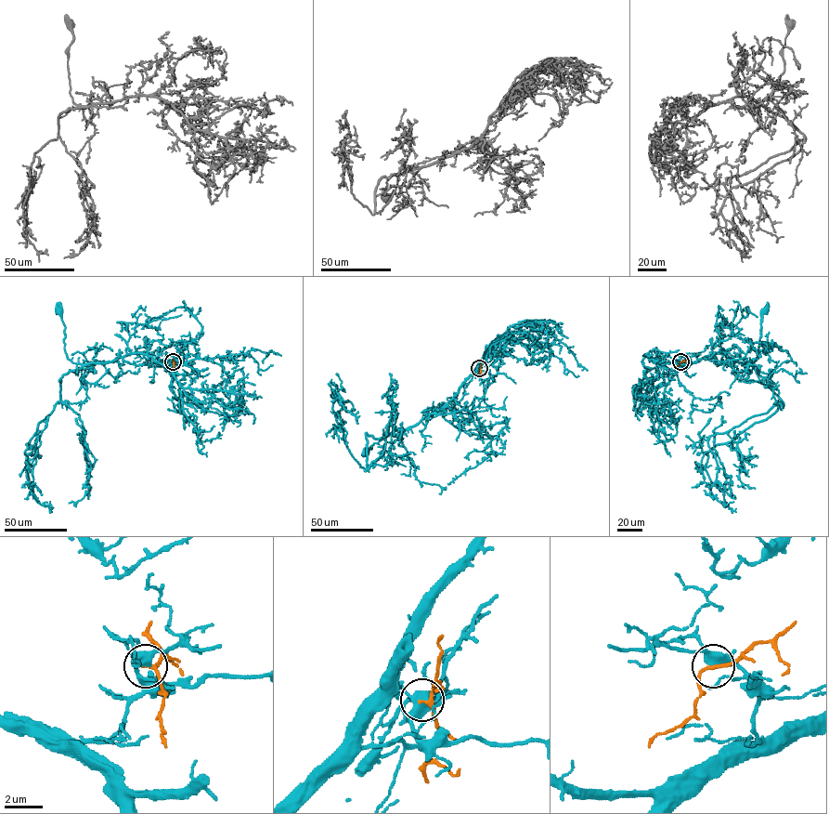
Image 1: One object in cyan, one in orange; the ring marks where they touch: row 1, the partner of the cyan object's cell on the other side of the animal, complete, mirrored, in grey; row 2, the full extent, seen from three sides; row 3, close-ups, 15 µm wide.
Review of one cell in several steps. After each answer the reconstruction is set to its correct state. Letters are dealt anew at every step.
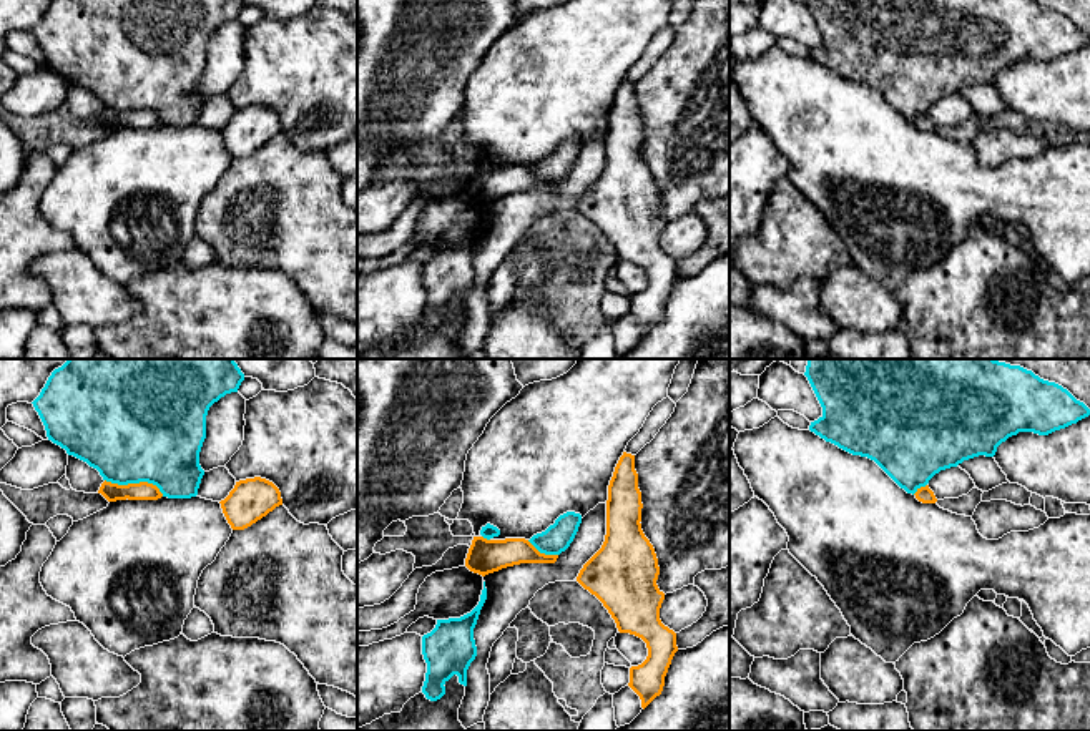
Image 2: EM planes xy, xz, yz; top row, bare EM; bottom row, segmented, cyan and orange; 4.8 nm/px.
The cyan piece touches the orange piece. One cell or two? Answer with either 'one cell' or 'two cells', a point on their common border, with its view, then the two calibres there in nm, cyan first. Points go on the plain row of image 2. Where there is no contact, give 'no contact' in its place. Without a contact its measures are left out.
two cells | xy (135, 110) | 500/90 nm

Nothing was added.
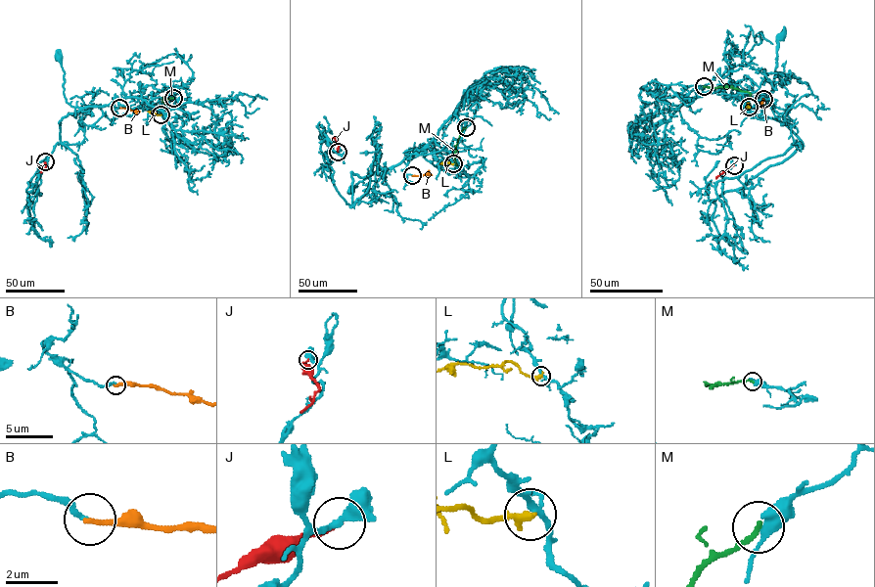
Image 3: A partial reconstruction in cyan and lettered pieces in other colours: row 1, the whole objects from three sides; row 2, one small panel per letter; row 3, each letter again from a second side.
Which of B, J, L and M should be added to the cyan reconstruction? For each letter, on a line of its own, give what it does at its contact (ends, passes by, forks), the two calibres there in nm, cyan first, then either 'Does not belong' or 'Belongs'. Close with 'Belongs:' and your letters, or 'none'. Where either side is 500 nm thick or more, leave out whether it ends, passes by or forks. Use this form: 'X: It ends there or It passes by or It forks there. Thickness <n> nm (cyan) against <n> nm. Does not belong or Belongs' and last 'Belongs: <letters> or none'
B: It ends there. Thickness 160 nm (cyan) against 240 nm. Does not belong
J: It ends there. Thickness 380 nm (cyan) against 140 nm. Does not belong
L: It ends there. Thickness 220 nm (cyan) against 320 nm. Does not belong
M: It ends there. Thickness 400 nm (cyan) against 190 nm. Does not belong
Belongs: none

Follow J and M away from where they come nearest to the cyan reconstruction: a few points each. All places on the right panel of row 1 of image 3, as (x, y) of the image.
J: (734, 165), (715, 178)
M: (703, 86), (737, 88), (750, 96)

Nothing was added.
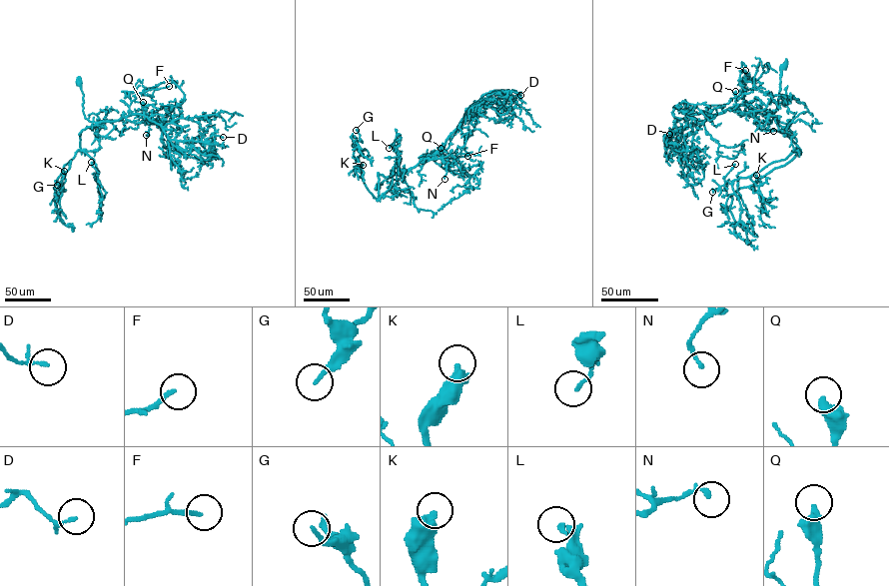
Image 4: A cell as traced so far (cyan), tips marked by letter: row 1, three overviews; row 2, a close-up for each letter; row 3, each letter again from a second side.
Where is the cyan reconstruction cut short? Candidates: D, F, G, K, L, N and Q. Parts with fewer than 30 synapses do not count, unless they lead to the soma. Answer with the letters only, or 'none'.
F, Q

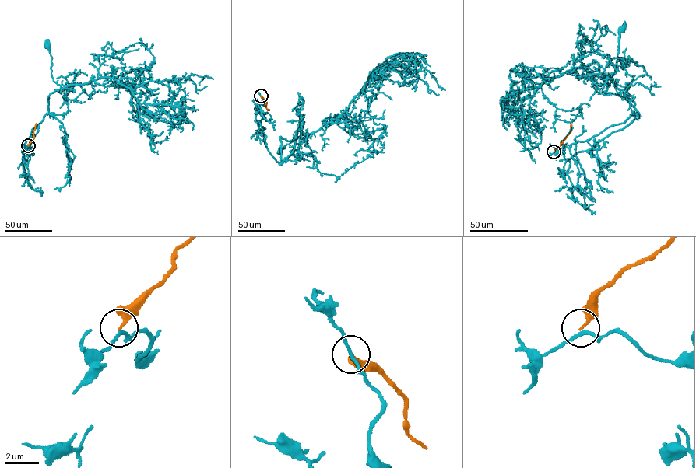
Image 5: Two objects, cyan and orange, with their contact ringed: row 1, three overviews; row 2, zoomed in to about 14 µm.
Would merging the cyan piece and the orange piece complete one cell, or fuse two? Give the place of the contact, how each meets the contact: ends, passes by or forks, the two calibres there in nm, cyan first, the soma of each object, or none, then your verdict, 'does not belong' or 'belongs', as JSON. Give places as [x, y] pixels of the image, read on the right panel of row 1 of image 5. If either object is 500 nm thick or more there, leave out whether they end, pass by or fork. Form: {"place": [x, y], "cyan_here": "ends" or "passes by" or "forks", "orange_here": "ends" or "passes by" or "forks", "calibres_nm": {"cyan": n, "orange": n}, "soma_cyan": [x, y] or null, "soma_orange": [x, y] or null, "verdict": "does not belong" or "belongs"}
{"place": [553, 151], "cyan_here": "passes by", "orange_here": "ends", "calibres_nm": {"cyan": 180, "orange": 240}, "soma_cyan": [622, 29], "soma_orange": null, "verdict": "does not belong"}

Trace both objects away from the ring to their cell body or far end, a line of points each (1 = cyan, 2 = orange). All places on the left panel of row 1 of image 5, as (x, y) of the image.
1: (28, 145), (22, 153), (32, 130), (48, 113), (47, 97), (64, 86), (53, 80), (47, 46)
2: (28, 145), (33, 139), (36, 123)

